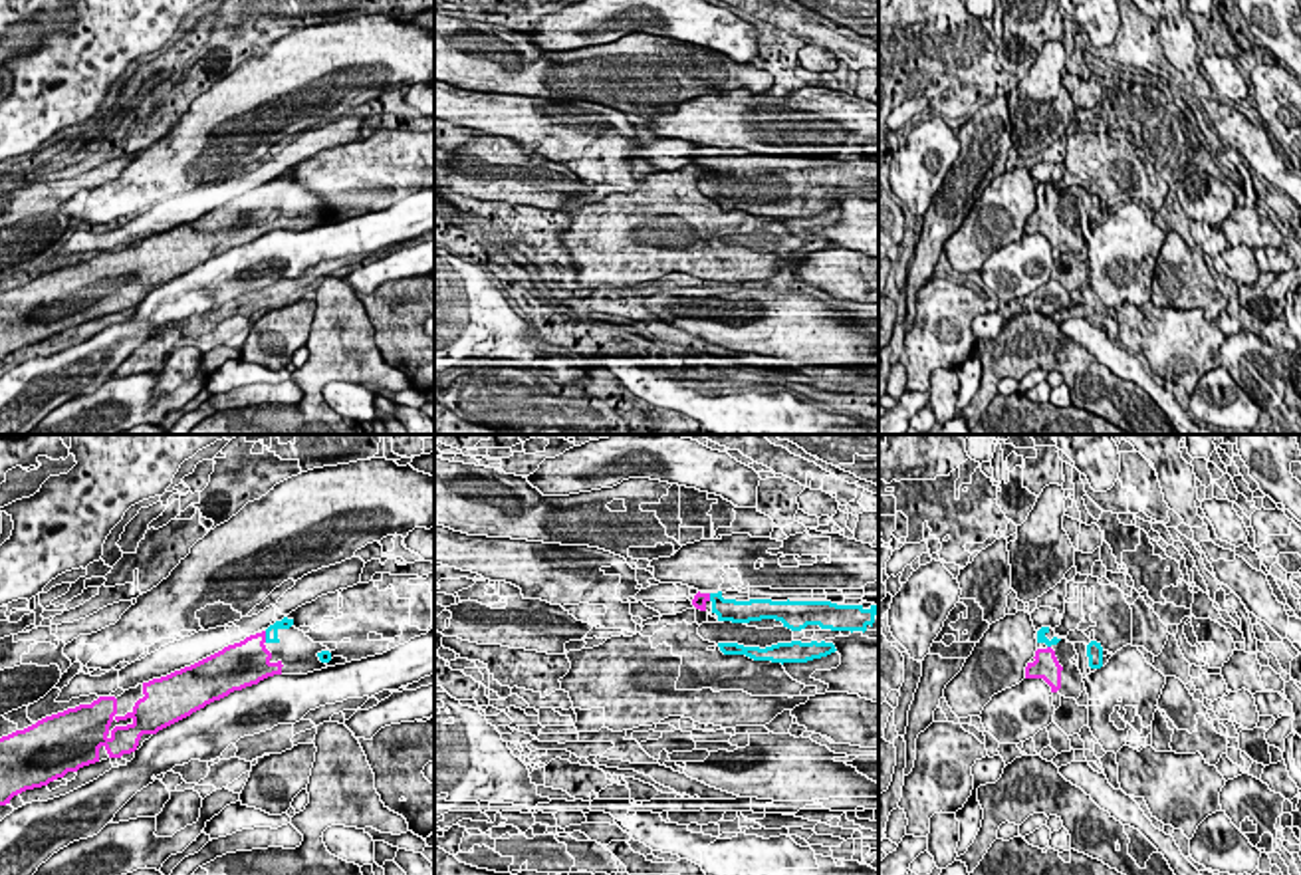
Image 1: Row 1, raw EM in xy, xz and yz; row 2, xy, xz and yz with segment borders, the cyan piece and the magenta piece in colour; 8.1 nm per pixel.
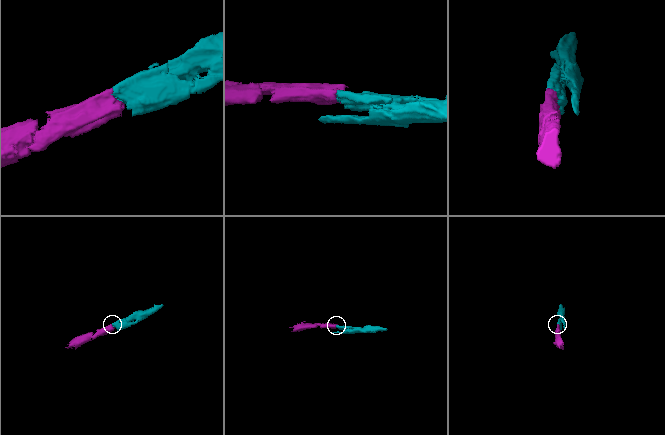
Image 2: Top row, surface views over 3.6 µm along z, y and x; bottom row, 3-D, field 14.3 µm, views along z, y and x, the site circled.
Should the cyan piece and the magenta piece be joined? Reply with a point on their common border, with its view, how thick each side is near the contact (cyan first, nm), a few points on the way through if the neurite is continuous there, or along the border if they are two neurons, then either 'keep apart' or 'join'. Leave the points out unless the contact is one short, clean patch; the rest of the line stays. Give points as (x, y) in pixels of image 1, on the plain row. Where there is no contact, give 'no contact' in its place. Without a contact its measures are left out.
meets cyan in xy at (266, 193); 100 nm thick on the cyan side, 360 nm on the other; join

